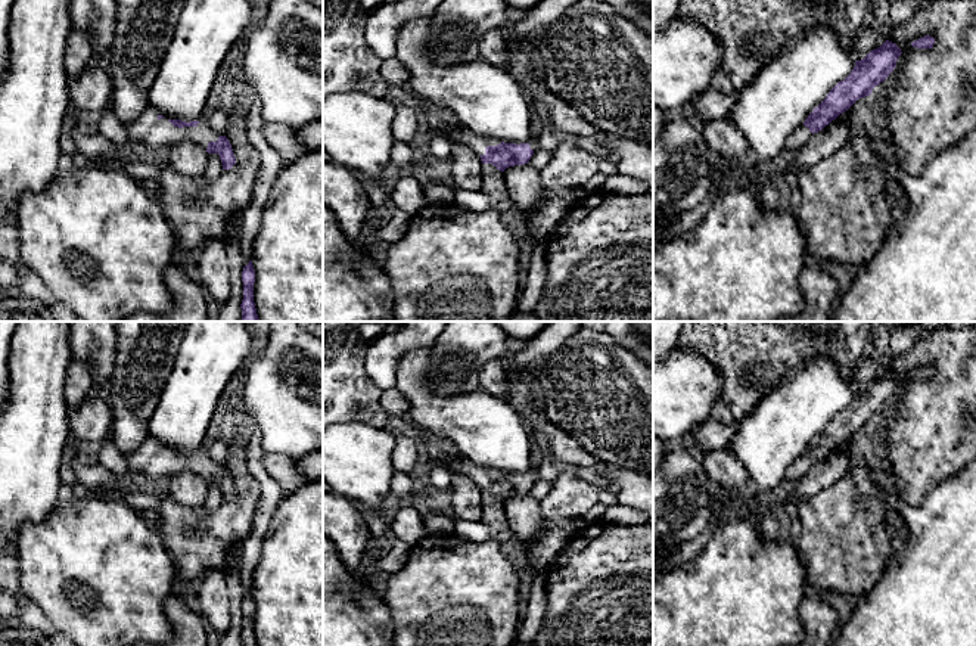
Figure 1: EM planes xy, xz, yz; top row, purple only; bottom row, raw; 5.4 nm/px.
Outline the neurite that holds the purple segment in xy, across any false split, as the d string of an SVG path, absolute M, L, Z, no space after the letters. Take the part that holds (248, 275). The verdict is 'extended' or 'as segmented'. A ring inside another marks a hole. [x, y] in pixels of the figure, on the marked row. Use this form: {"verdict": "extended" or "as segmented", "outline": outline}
{"verdict": "as segmented", "outline": "M249 261L242 271L243 282L243 299L240 304L242 308L242 322L261 322L257 314L254 302L254 283L255 283L255 270L252 261Z"}

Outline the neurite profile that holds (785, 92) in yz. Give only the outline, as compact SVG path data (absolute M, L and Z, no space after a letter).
M811 25L793 40L790 47L783 47L768 60L756 77L740 91L730 119L743 133L750 150L768 167L775 165L784 159L786 139L805 122L808 115L826 99L829 91L851 74L854 66L854 53L846 52L840 46L830 25Z

